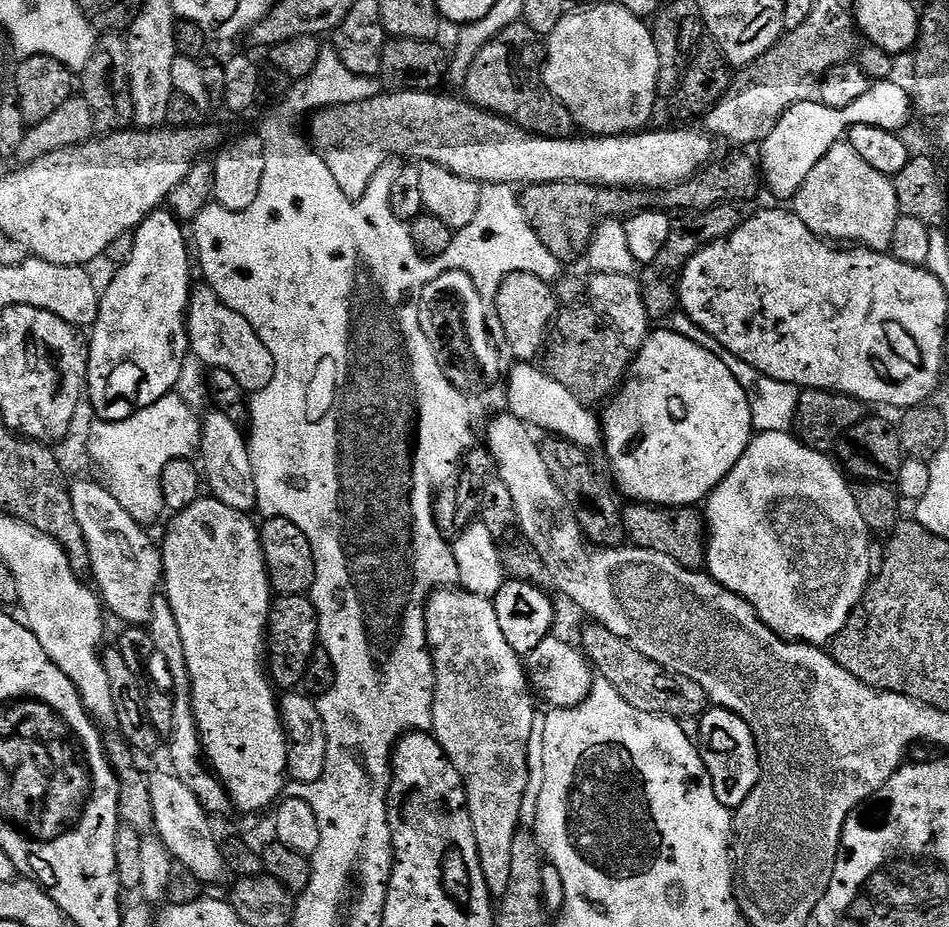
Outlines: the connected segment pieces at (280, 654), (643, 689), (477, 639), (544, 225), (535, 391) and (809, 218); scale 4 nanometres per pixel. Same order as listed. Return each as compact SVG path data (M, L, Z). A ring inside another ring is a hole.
M307 595L280 596L272 605L266 633L266 672L273 685L280 690L296 690L304 683L306 670L314 662L318 649L320 619Z
M596 621L584 624L581 649L597 675L601 675L600 678L611 687L617 697L635 712L686 720L702 716L709 707L708 696L702 685L684 680L683 673L674 673L646 658L625 639L618 638Z
M459 586L437 588L428 597L427 604L424 605L424 625L428 635L428 650L432 653L432 669L436 672L431 731L434 733L436 741L444 747L445 754L448 755L453 766L460 771L460 776L464 780L464 788L468 794L468 810L472 816L474 835L477 839L478 858L481 859L482 875L493 897L501 898L506 894L507 887L510 886L512 847L514 846L514 838L517 832L521 831L522 828L520 815L524 812L524 795L528 792L528 747L532 744L532 731L537 731L538 720L536 724L537 701L534 699L534 693L528 682L525 661L522 659L521 653L514 651L510 646L510 642L506 642L506 638L502 634L502 626L498 626L498 618L501 613L492 604L495 603L489 597L466 592Z
M560 180L557 184L530 184L523 189L519 204L534 233L547 250L561 262L576 260L588 251L588 243L604 220L631 218L637 212L653 207L653 193L635 188L605 188L598 184L575 184L572 180Z
M515 363L508 378L506 408L522 424L533 429L540 428L546 434L572 441L587 452L599 451L603 447L603 427L601 419L593 409L582 404L581 400L566 386L549 375L535 363ZM536 427L536 428L535 428Z
M847 142L833 144L829 152L822 158L822 162L818 162L818 166L814 166L814 170L810 170L806 182L802 182L802 186L792 197L790 208L798 218L802 218L802 222L806 222L806 226L815 236L827 238L832 242L853 240L856 243L853 245L883 253L887 253L891 249L896 226L902 219L893 181L864 161Z

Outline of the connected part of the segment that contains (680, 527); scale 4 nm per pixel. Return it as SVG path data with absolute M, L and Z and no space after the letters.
M632 502L623 509L622 528L635 547L666 554L683 568L700 570L706 564L706 520L696 511L692 506L662 508L654 504Z

